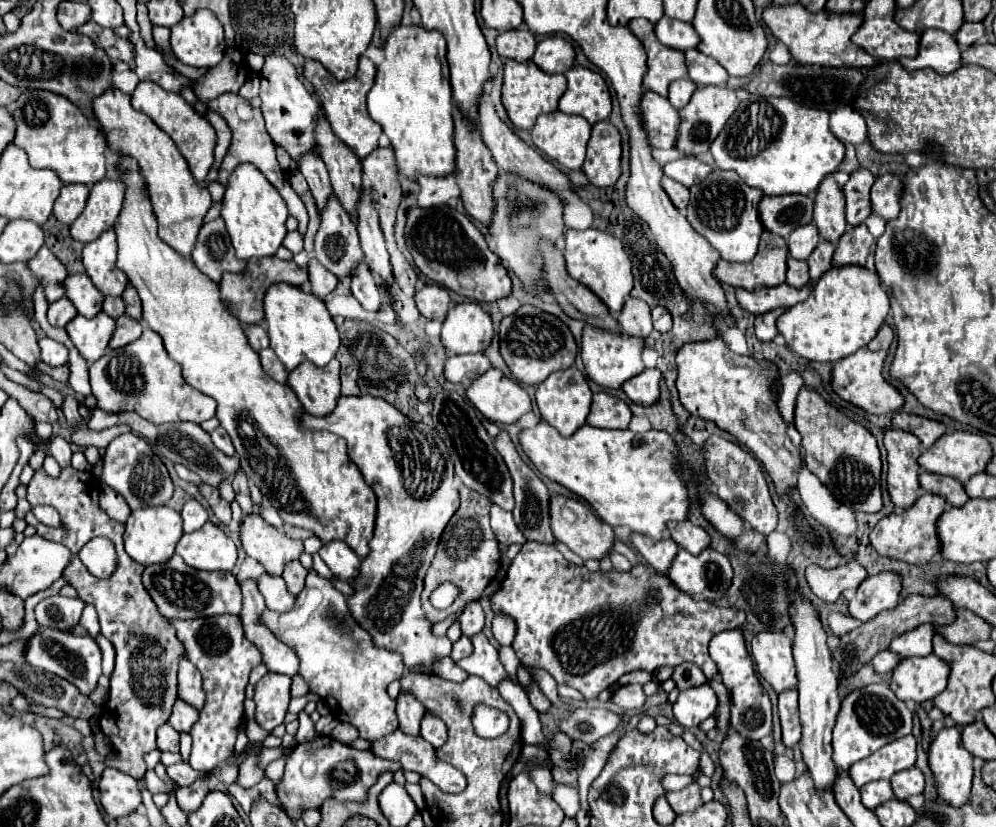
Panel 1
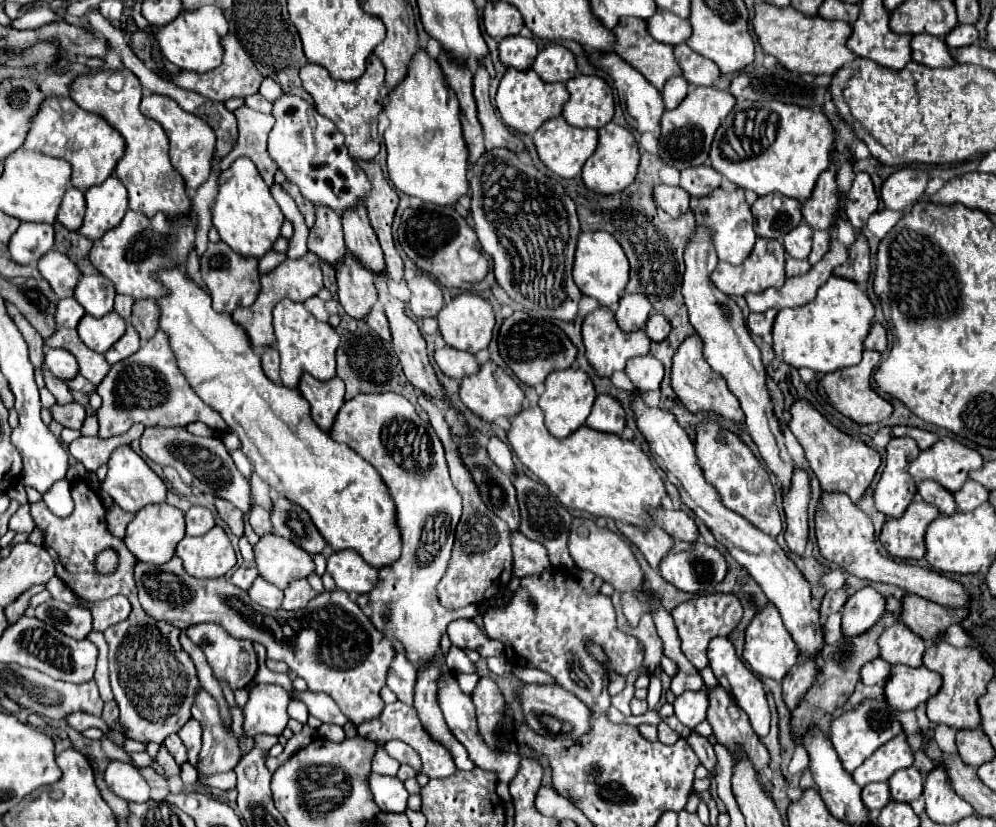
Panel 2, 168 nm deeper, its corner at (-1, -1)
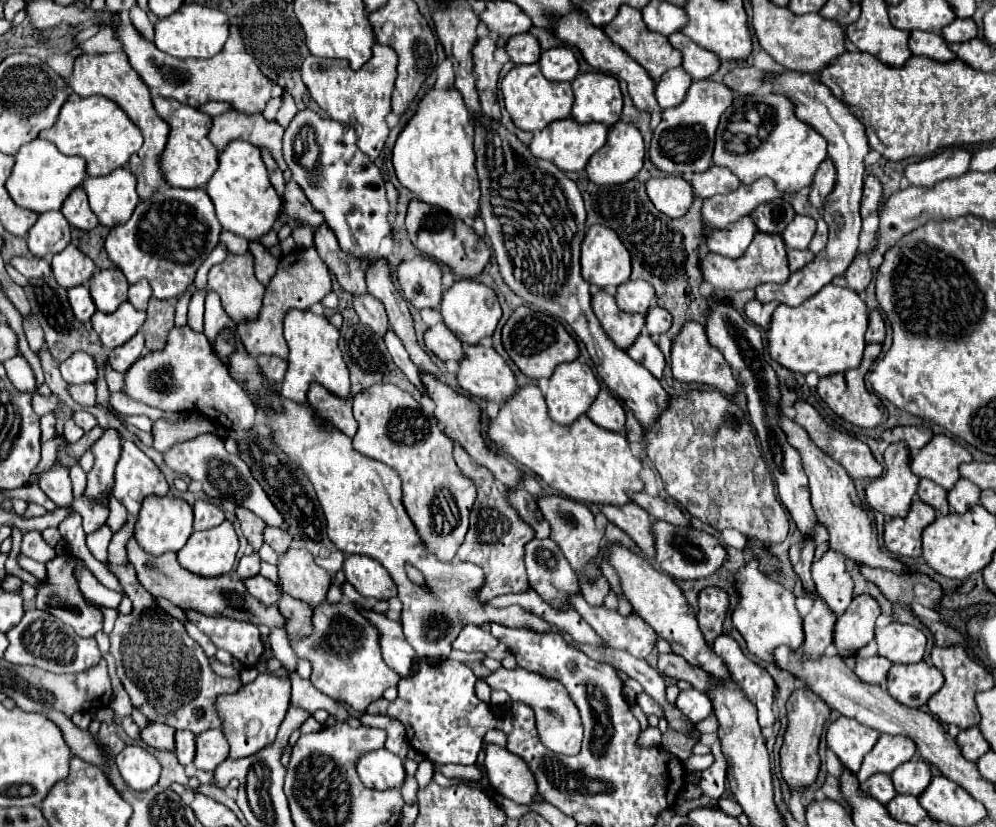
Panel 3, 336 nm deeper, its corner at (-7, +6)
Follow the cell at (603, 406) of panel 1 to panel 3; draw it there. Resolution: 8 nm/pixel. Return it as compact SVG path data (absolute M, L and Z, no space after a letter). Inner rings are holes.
M601 389L595 403L587 411L589 419L609 431L623 431L625 425L625 411L619 401L613 397L609 389Z

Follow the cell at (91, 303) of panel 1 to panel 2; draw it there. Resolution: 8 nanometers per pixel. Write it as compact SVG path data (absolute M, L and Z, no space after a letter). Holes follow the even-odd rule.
M101 274L81 276L75 286L75 300L85 308L87 314L97 318L113 310L113 298L115 298L115 288Z

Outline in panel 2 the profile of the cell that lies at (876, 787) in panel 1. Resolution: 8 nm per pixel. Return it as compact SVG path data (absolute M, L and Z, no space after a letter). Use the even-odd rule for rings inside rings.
M887 782L865 786L863 792L861 792L861 798L863 798L863 804L865 804L869 810L881 810L881 808L891 800Z

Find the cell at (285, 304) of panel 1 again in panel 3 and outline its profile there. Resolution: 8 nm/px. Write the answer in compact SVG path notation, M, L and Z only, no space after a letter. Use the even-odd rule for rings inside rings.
M289 311L285 317L285 341L289 345L289 367L281 383L281 395L295 403L307 403L311 383L323 385L339 399L349 399L349 371L337 347L339 331L323 317L311 311Z

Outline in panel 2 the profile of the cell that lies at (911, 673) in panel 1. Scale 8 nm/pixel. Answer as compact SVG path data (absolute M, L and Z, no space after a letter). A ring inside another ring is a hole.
M897 664L893 666L885 684L885 698L895 710L913 710L935 696L941 688L941 682L941 676L933 670L927 670L927 666L911 668Z

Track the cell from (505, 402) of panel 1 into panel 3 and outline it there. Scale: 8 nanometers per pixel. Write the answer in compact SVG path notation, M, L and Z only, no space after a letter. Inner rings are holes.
M483 345L465 347L465 357L459 361L455 377L459 387L485 401L503 403L517 389L507 361L495 349L485 349Z

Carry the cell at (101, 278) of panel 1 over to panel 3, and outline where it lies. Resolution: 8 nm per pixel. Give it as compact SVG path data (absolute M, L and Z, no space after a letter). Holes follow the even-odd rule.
M165 185L163 195L141 201L127 223L111 229L105 247L109 259L125 273L129 283L149 279L157 299L173 299L195 281L199 265L219 245L221 231L223 227L203 189L175 189Z

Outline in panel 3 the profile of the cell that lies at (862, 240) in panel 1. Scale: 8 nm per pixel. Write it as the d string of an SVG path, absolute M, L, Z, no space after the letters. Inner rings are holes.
M857 253L853 263L849 265L849 269L833 279L833 285L837 287L847 287L853 289L857 293L863 293L867 289L867 285L873 279L873 269L869 267L869 259L865 253Z

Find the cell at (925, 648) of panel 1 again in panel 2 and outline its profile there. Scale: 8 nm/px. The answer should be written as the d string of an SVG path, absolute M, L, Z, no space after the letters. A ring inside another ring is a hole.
M895 622L881 634L879 648L879 656L891 664L905 664L913 668L923 664L925 642L921 636L913 634L913 630L909 630L909 626L905 626L903 622Z

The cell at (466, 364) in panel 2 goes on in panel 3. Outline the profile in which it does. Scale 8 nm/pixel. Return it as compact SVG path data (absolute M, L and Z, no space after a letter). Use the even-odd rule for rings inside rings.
M437 323L425 331L425 345L441 361L463 359L463 345L451 331L447 331L445 323Z

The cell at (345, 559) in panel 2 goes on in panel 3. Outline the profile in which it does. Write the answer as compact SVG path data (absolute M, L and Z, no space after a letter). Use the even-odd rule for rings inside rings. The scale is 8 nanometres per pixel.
M349 555L347 563L343 565L343 571L345 571L347 581L363 597L383 601L383 599L397 595L397 587L393 583L391 575L385 571L385 567L379 561L375 561L371 557Z

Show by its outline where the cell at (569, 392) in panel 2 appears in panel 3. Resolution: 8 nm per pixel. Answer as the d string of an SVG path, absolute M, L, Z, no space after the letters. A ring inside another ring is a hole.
M579 361L559 365L549 379L549 391L545 395L547 407L549 407L549 417L559 425L571 425L579 415L583 415L591 407L599 389L601 389L599 379L595 377L595 373L589 365L583 365Z

